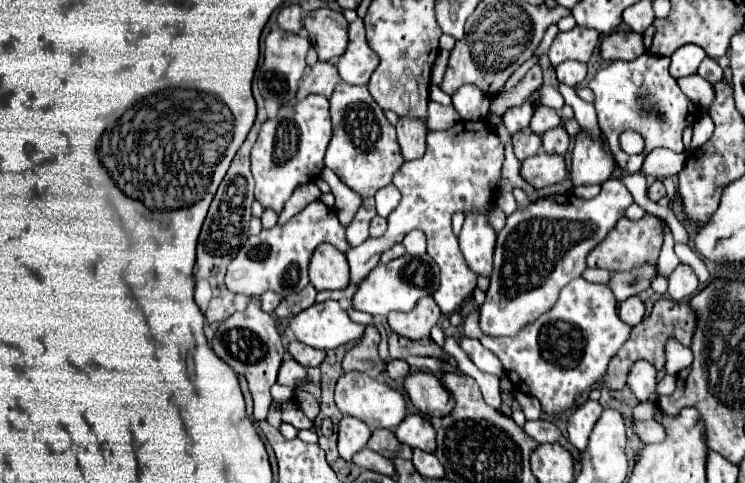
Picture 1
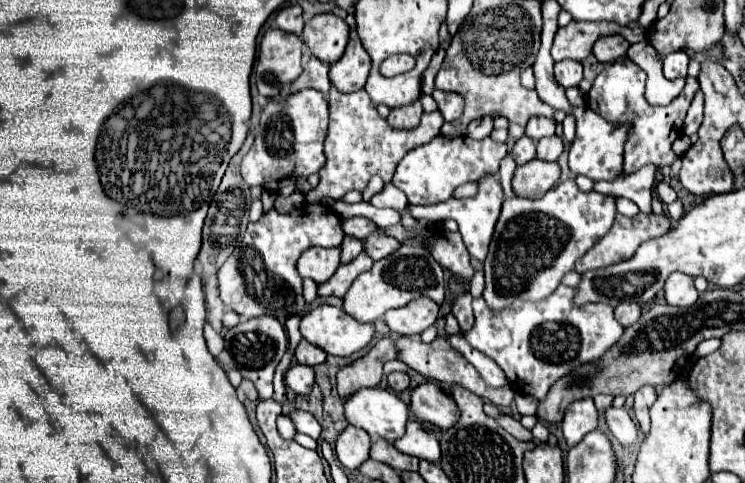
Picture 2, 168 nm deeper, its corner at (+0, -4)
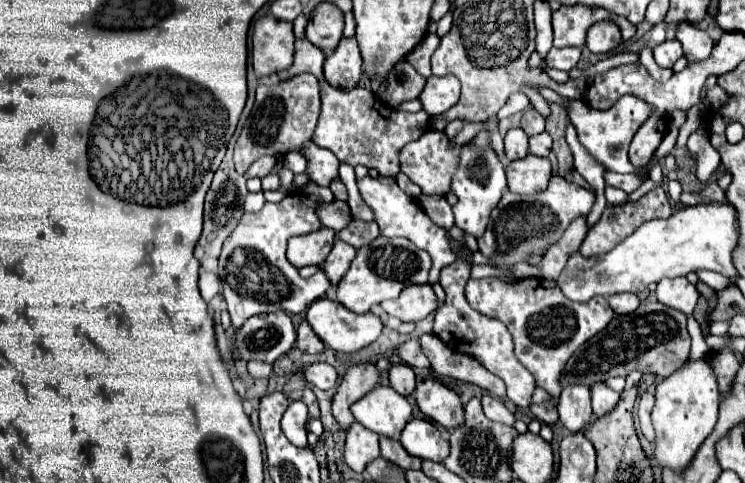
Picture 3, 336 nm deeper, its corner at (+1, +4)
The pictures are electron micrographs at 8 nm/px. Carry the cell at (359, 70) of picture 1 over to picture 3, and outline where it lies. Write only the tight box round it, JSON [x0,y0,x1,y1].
[324,37,362,89]

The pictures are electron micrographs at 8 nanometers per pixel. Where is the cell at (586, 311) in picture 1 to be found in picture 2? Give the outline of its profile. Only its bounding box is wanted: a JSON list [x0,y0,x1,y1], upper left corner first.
[465,285,623,399]

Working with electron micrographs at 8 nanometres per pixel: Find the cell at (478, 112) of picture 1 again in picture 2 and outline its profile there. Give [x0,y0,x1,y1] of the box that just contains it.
[431,89,465,121]

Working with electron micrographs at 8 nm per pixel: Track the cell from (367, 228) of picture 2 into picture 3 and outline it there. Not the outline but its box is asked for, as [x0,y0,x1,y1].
[320,201,352,233]

